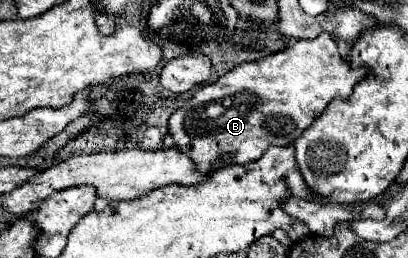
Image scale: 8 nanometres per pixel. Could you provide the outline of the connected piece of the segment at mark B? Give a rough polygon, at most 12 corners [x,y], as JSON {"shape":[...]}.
{"shape":[[330,35],[240,63],[168,121],[204,173],[290,145],[346,99]]}

